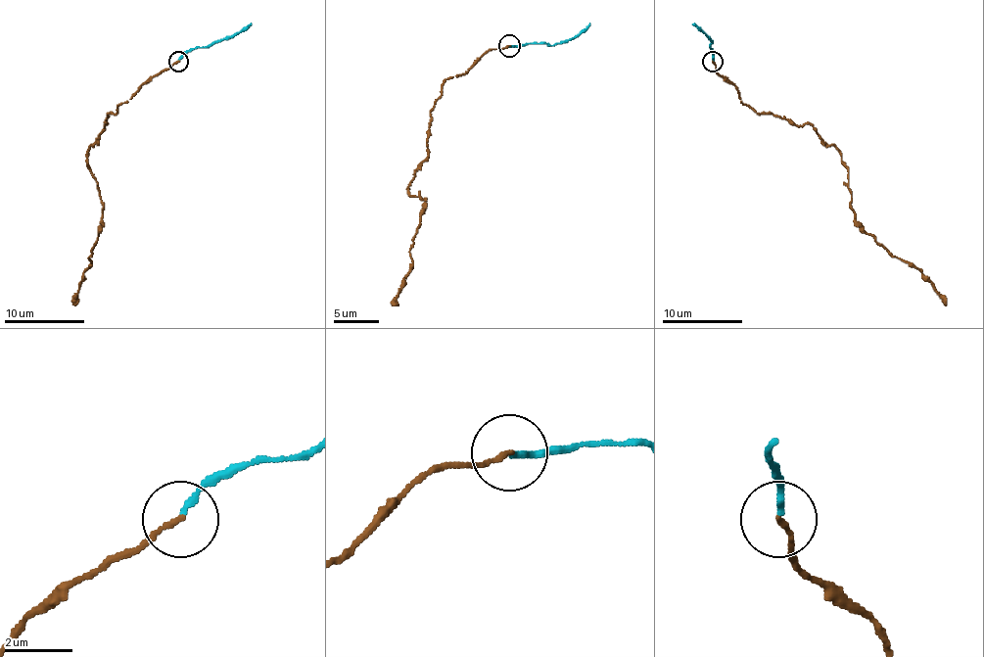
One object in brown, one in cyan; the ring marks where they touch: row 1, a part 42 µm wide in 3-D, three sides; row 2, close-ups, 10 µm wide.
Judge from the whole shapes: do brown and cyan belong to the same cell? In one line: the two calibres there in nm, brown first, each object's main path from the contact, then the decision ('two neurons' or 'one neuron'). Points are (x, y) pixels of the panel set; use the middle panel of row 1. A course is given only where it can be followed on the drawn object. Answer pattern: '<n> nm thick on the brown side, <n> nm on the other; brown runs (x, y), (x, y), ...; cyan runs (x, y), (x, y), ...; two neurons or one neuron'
130 nm thick on the brown side, 150 nm on the other; brown runs (510, 45), (445, 80), (427, 159), (409, 186), (425, 200), (411, 271), (391, 305); cyan runs (510, 45), (566, 43), (590, 23); one neuron

